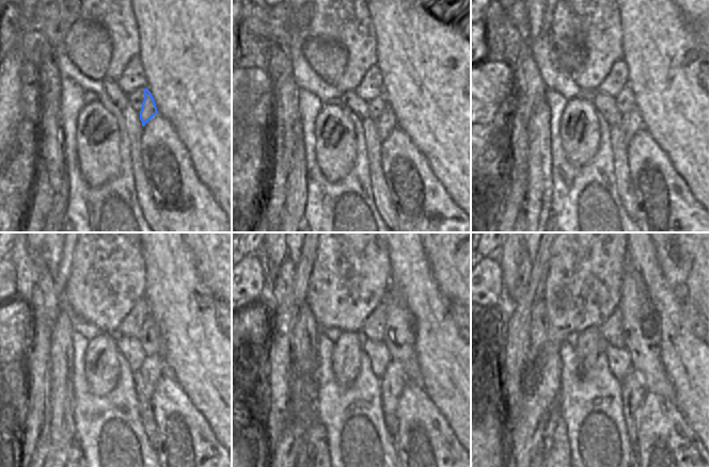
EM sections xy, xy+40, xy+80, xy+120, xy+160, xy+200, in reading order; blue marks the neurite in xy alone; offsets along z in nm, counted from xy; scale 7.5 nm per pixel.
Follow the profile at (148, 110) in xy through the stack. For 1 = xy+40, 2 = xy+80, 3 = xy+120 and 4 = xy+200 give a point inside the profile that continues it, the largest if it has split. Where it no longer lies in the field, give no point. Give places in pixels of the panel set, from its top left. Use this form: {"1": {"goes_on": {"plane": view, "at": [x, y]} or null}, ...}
{"1": {"goes_on": {"plane": "xy+40", "at": [387, 122]}}, "2": {"goes_on": {"plane": "xy+80", "at": [631, 122]}}, "3": {"goes_on": {"plane": "xy+120", "at": [154, 367]}}, "4": {"goes_on": {"plane": "xy+200", "at": [632, 392]}}}

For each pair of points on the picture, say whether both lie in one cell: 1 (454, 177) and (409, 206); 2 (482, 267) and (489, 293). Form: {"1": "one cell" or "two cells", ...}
{"1": "two cells", "2": "one cell"}

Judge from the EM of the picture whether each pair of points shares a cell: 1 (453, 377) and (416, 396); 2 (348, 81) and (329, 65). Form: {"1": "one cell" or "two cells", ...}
{"1": "two cells", "2": "two cells"}

